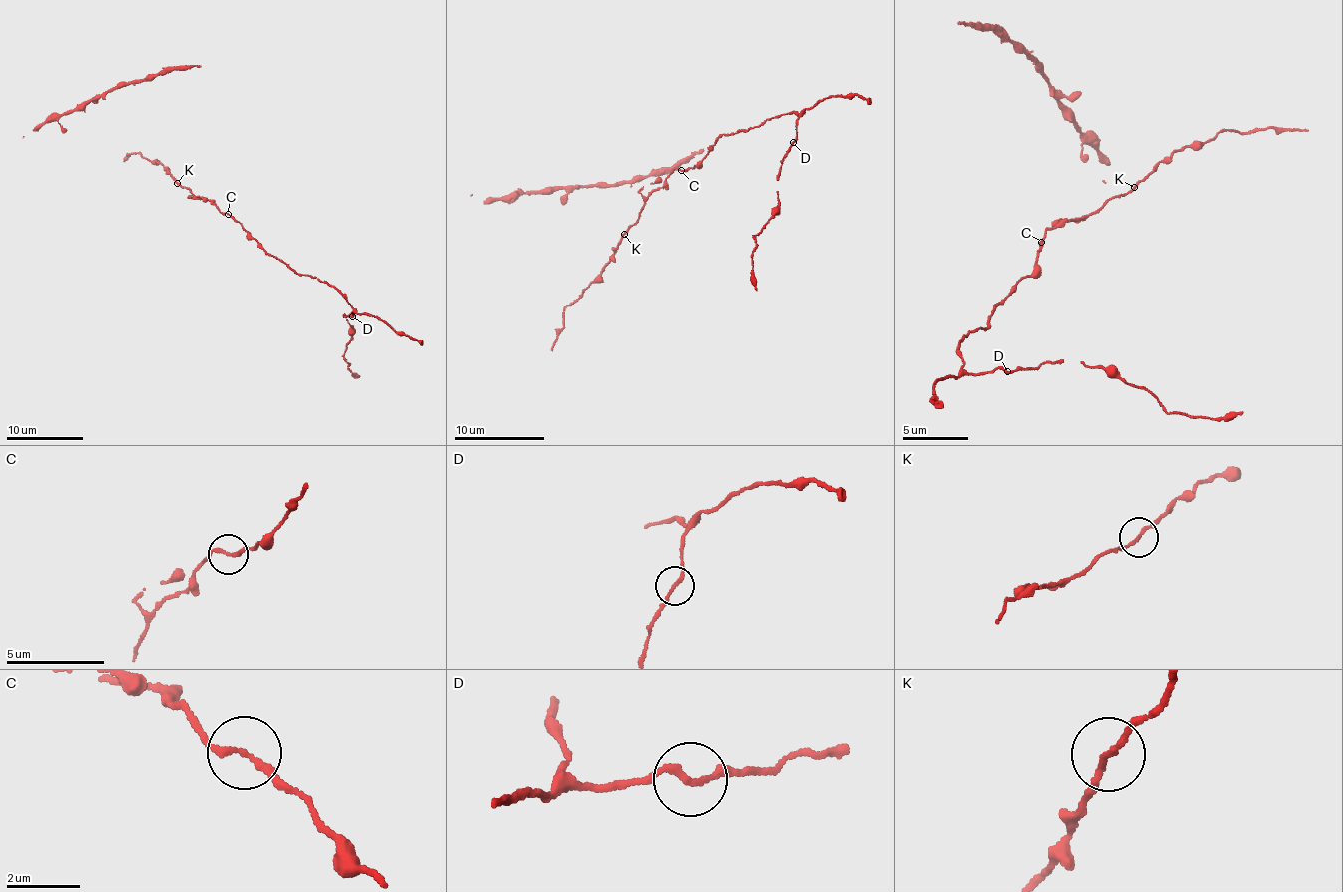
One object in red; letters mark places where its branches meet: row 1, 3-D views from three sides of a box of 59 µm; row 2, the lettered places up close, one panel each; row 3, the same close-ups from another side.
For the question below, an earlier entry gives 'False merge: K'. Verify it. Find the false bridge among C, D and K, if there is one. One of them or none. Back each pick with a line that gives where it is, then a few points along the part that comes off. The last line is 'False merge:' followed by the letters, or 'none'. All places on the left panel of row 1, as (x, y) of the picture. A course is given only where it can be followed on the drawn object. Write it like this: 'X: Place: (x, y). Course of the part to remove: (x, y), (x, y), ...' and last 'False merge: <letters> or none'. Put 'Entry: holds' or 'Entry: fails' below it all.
K: Place: (177, 183). Course of the part to remove: (177, 182), (158, 163), (152, 163), (137, 152), (127, 155), (123, 161)
False merge: K
Entry: holds

